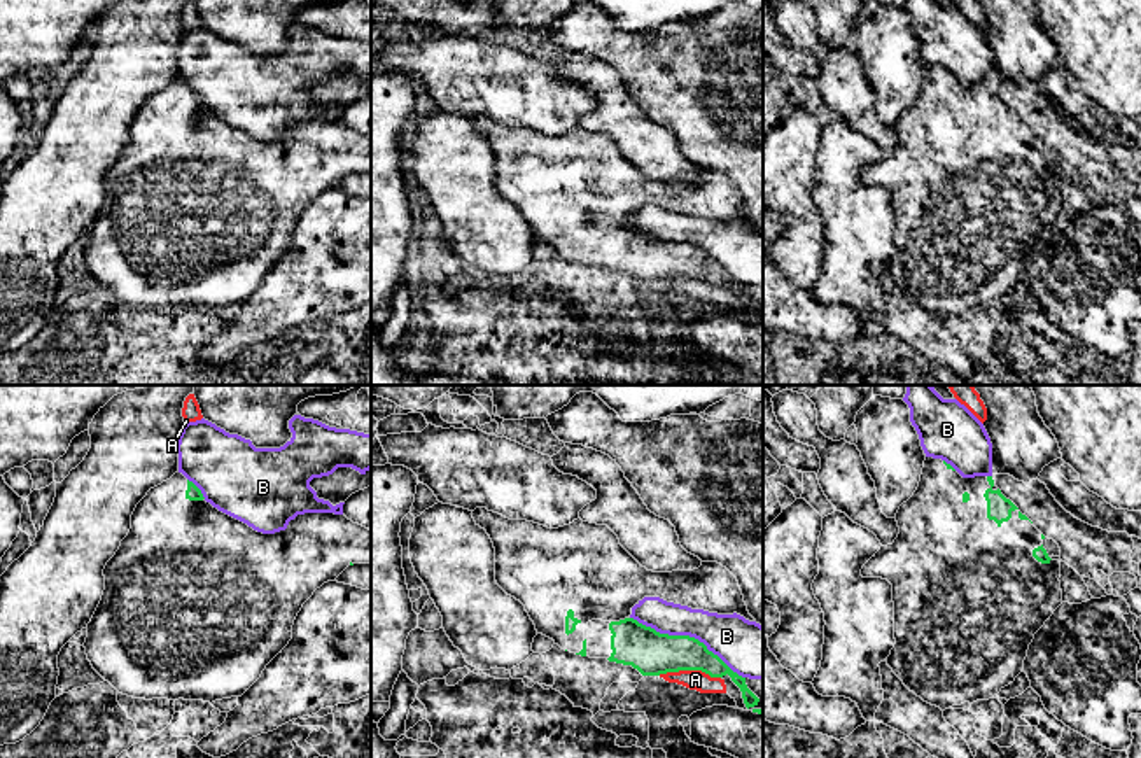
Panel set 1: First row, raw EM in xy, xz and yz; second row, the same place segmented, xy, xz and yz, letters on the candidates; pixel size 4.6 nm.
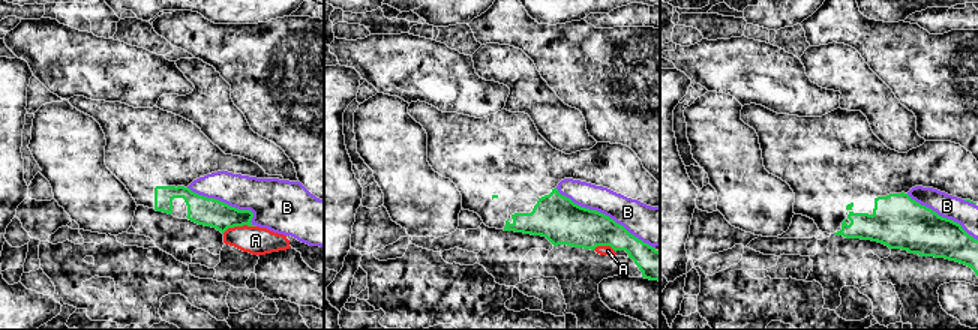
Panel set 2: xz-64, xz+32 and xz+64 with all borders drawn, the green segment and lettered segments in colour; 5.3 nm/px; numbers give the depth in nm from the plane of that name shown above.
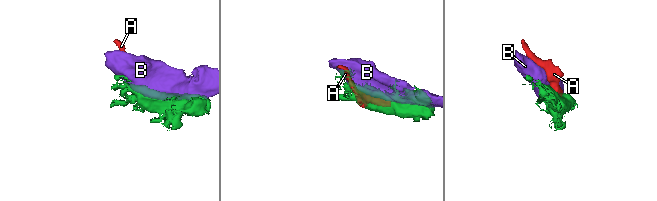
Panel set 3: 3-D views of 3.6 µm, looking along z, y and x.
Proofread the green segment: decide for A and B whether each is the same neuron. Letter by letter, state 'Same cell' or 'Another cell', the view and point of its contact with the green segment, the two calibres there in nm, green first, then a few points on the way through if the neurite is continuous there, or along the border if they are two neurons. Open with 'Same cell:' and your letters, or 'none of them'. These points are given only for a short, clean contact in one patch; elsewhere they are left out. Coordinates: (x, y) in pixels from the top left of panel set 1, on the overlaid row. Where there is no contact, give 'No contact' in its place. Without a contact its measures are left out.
Same cell: none of them
A: Another cell. Touches green at xz (690, 669). Thickness 200 nm (green) against 100 nm. Boundary: xz (658, 674), (704, 671), (720, 678)
B: Another cell. Touches green at xz (688, 636). Thickness 200 nm (green) against 220 nm

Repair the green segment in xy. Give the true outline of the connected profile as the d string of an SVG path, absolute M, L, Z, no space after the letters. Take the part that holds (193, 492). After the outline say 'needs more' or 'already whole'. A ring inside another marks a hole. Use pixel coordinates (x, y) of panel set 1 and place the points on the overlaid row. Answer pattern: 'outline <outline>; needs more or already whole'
outline M182 473L150 488L131 515L131 529L103 569L105 590L84 642L93 669L133 698L215 702L242 697L292 639L303 604L348 565L371 564L371 530L345 515L304 513L285 530L262 534L219 511Z; needs more

